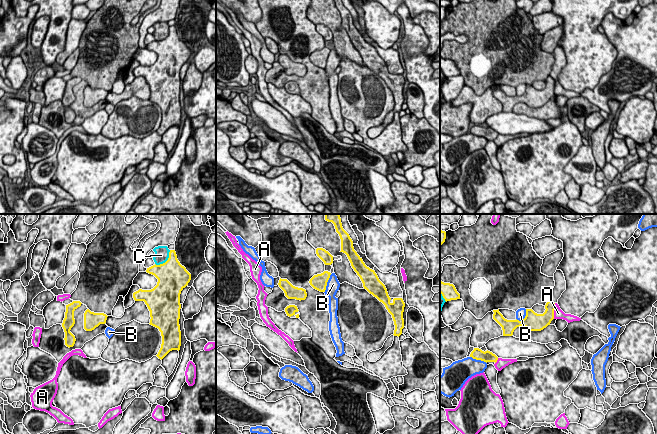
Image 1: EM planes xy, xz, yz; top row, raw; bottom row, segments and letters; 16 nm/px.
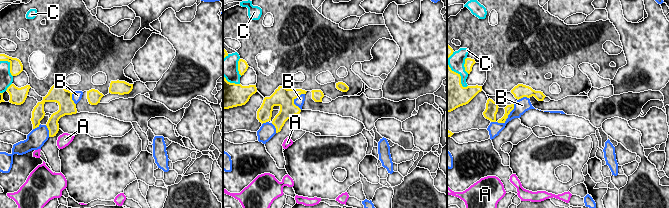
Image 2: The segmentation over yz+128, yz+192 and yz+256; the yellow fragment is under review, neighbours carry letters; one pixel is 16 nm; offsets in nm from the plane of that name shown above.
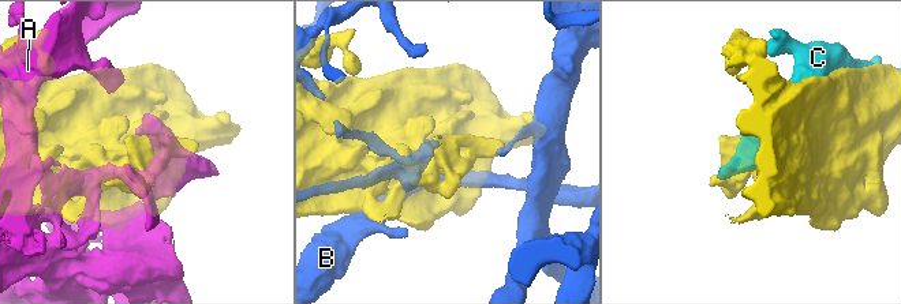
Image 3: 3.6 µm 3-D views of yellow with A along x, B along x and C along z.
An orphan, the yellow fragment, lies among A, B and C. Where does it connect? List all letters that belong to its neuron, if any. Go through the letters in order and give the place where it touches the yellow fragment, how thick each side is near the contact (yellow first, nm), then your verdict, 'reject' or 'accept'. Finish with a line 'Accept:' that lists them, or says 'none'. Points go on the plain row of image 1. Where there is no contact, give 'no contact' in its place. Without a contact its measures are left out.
A: contact yz (553, 87); calibres 240 and 160 nm; reject
B: contact xz (326, 59); calibres 260 and 200 nm; reject
C: contact xy (166, 37); calibres 460 and 220 nm; reject
Accept: none

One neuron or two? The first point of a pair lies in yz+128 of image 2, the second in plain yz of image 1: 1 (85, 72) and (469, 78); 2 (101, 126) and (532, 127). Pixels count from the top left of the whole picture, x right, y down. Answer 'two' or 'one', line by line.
1: one
2: one

